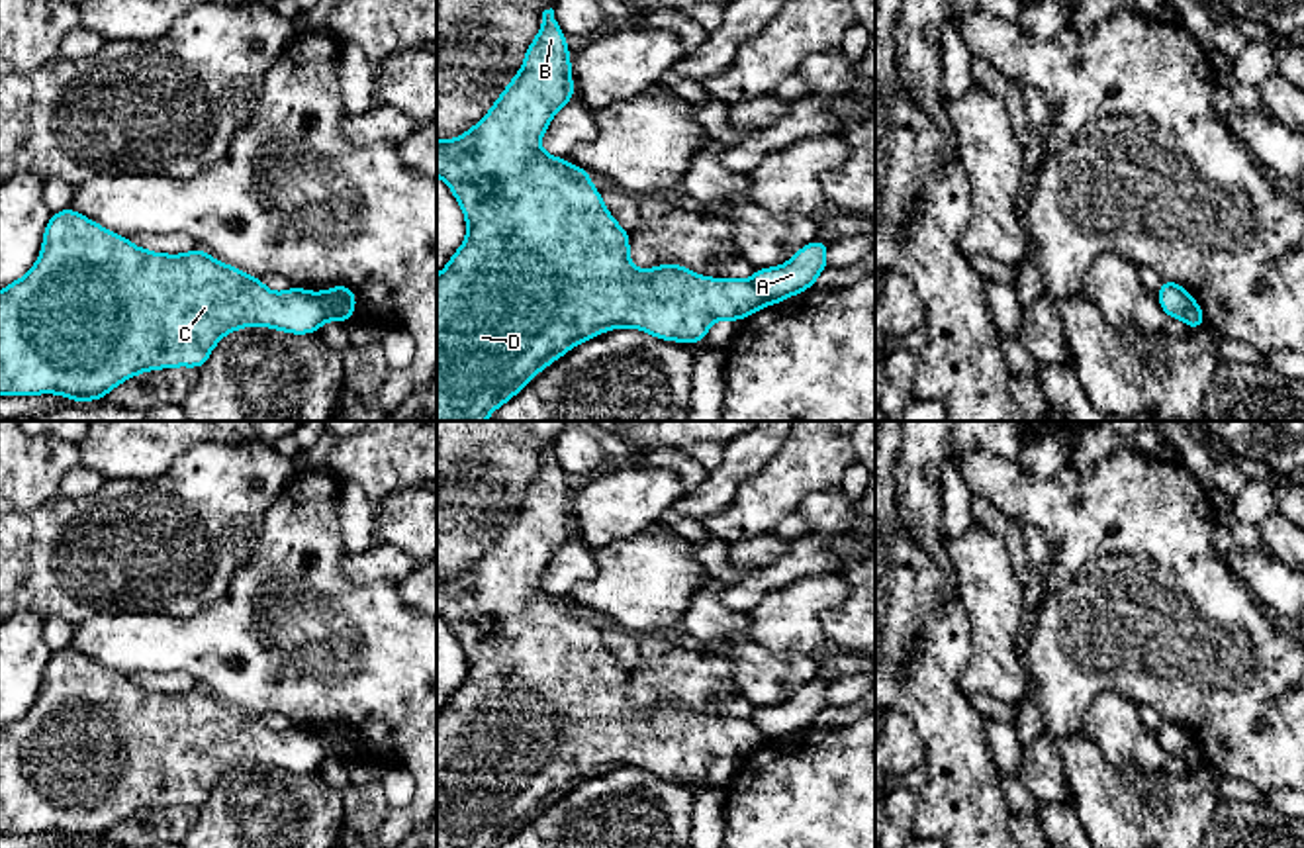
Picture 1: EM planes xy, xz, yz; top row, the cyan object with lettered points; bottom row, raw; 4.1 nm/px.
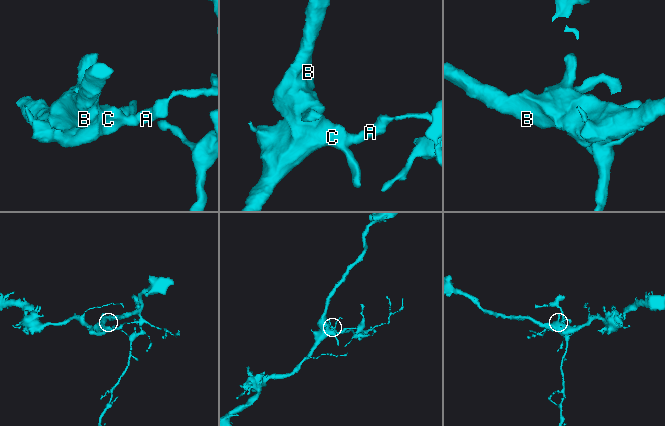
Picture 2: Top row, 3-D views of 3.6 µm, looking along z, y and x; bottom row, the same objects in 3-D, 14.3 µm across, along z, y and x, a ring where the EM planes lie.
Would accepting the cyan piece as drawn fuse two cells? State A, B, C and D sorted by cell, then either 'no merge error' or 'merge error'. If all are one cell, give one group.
A / B C D | merge error

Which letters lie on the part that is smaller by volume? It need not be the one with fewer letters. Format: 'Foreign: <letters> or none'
Foreign: A

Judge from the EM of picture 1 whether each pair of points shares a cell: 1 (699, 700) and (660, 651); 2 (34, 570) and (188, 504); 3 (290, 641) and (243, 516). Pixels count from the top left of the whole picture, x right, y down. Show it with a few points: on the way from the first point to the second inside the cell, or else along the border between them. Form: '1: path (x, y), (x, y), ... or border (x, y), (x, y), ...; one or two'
1: path (690, 688), (664, 662); one
2: path (73, 559), (149, 543); one
3: border (273, 502), (251, 557), (233, 574), (230, 584); two

